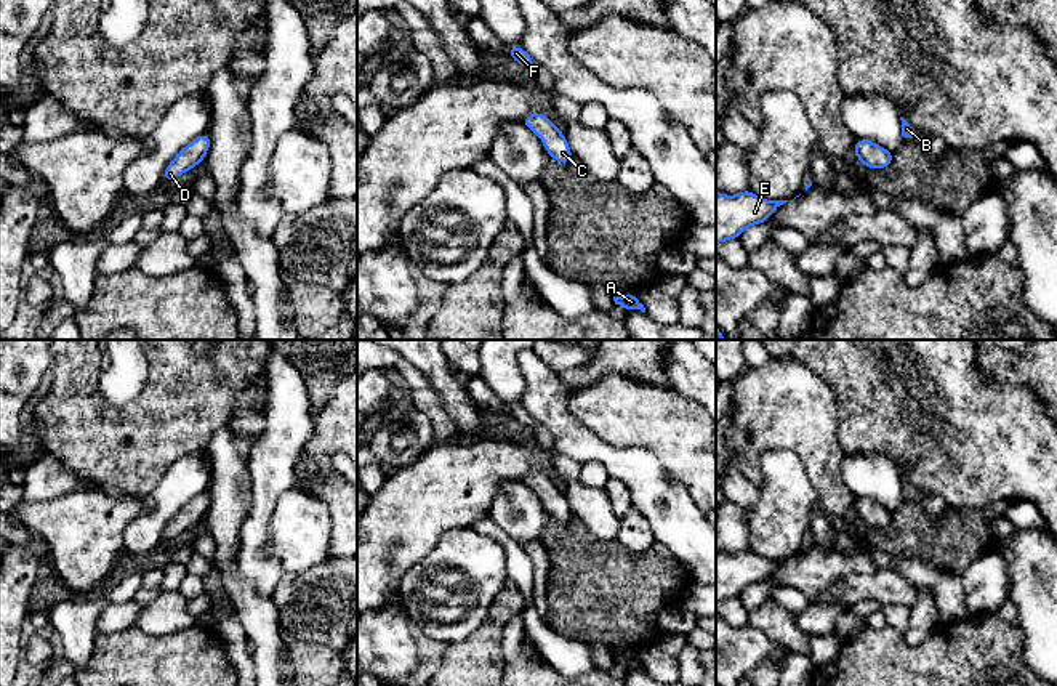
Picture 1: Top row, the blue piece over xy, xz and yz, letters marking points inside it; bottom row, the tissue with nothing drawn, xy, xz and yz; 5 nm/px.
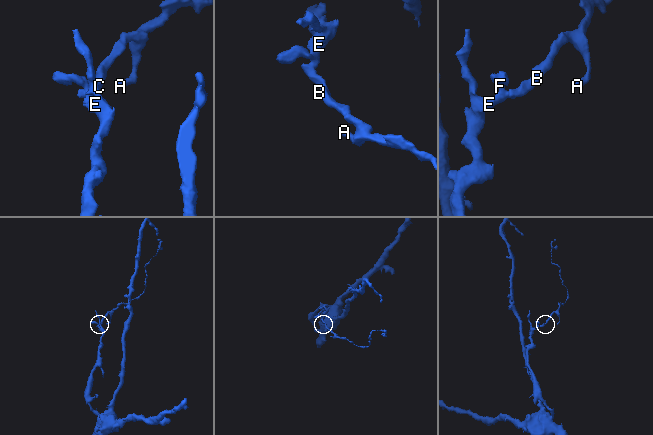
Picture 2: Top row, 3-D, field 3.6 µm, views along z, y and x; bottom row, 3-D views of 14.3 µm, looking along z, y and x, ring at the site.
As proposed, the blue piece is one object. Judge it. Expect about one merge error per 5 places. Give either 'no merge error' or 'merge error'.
no merge error

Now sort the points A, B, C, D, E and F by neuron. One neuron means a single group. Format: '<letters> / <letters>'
A B C D E F

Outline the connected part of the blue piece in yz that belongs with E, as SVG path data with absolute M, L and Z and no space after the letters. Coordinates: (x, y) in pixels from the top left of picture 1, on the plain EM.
M750 548L735 555L716 550L716 603L740 598L743 590L766 579L788 559L767 559Z

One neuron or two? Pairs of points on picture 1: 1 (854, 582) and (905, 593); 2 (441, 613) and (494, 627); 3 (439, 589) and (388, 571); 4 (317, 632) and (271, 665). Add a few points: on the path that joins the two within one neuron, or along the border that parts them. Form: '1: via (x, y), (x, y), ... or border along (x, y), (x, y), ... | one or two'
1: via (867, 585), (892, 589) | one
2: border along (500, 590), (486, 619), (463, 640), (450, 643) | two
3: border along (431, 550), (405, 573), (399, 584), (397, 600) | two
4: border along (273, 603), (279, 629), (287, 638) | two

